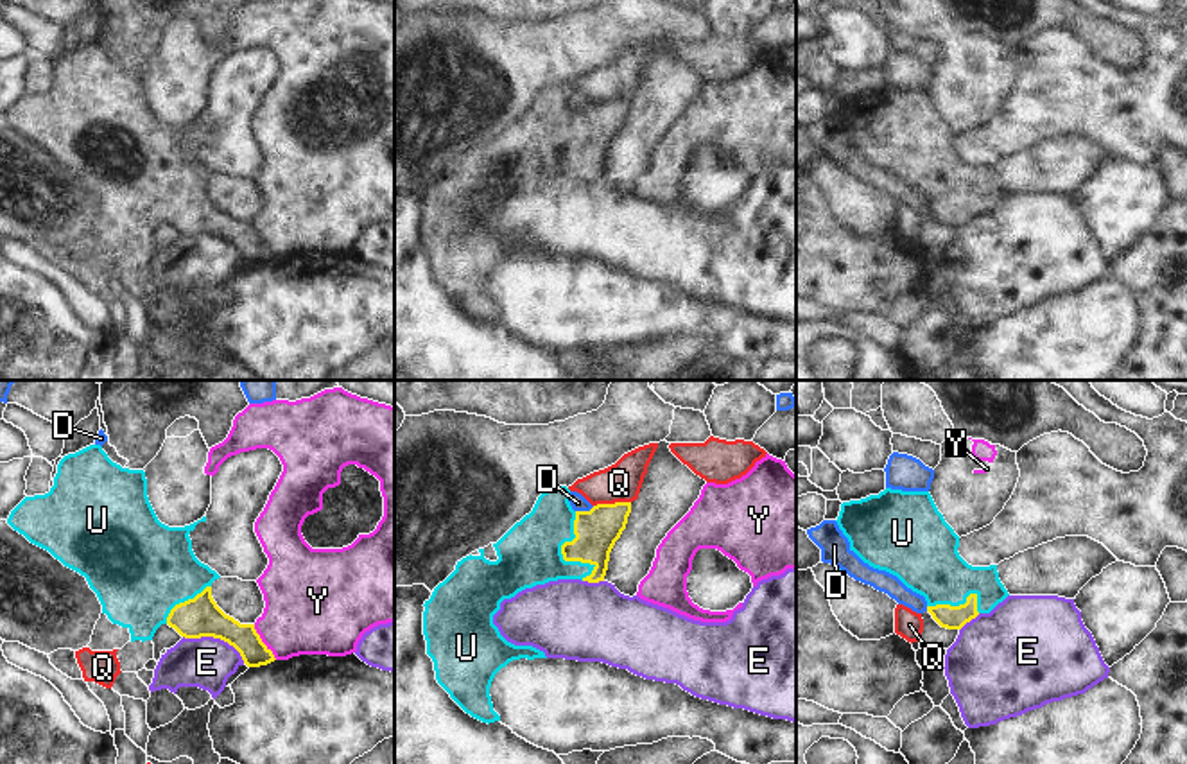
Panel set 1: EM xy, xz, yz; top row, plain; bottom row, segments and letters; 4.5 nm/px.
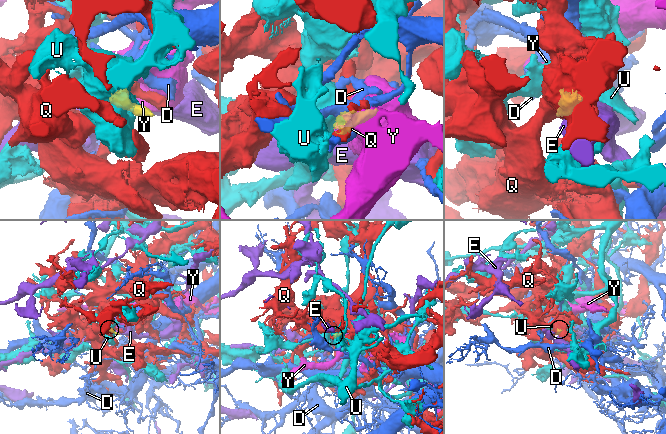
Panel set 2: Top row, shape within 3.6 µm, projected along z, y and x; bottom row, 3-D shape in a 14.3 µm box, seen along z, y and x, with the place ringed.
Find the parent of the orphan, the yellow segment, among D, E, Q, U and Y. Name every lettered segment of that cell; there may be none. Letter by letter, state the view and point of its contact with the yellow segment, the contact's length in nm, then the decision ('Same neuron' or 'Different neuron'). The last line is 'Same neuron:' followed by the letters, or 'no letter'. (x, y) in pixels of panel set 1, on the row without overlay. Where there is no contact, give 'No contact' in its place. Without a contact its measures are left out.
D: Touches yellow at xz (585, 110). Shared border 90 nm. Different neuron
E: Touches yellow at xy (216, 235). Shared border 300 nm. Different neuron
Q: Touches yellow at xz (612, 103). Shared border 170 nm. Different neuron
U: Touches yellow at xz (562, 151). Shared border 320 nm. Same neuron
Y: Touches yellow at xy (262, 241). Shared border 190 nm. Different neuron
Same neuron: U.

